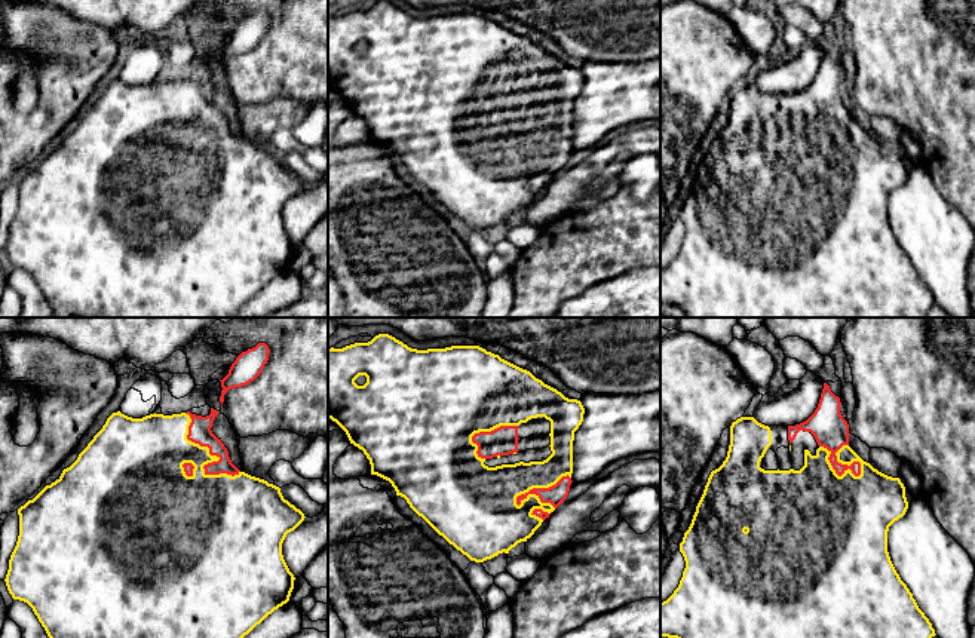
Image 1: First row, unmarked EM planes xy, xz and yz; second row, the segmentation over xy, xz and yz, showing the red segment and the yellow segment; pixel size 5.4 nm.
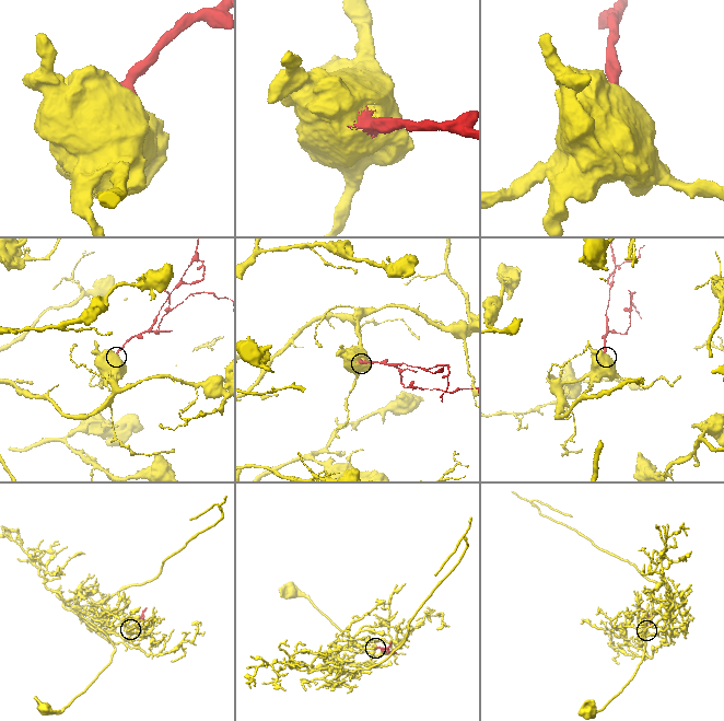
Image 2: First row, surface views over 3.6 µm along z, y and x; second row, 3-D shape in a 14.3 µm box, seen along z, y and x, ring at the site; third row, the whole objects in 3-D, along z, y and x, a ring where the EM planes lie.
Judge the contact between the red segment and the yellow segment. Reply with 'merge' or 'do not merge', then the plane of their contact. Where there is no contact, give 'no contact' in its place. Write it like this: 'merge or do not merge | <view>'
merge | xy

